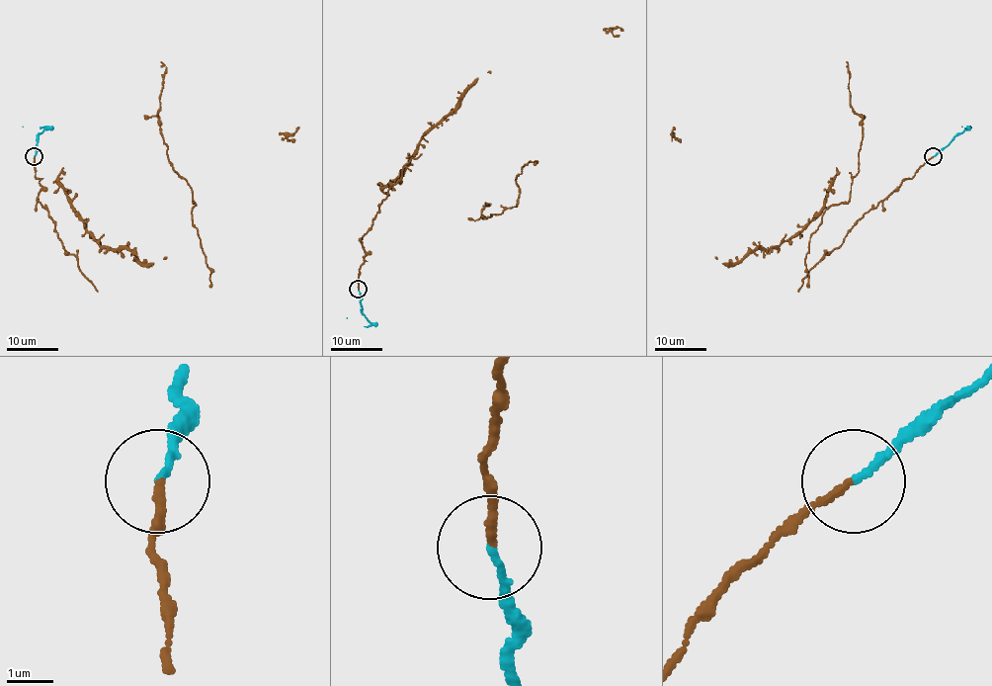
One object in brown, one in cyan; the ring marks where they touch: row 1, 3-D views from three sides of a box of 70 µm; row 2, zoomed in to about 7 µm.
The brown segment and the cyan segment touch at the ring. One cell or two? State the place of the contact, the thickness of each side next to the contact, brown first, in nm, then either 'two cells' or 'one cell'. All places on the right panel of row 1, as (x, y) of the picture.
at (933, 156); 160 nm thick on the brown side, 140 nm on the other; one cell

